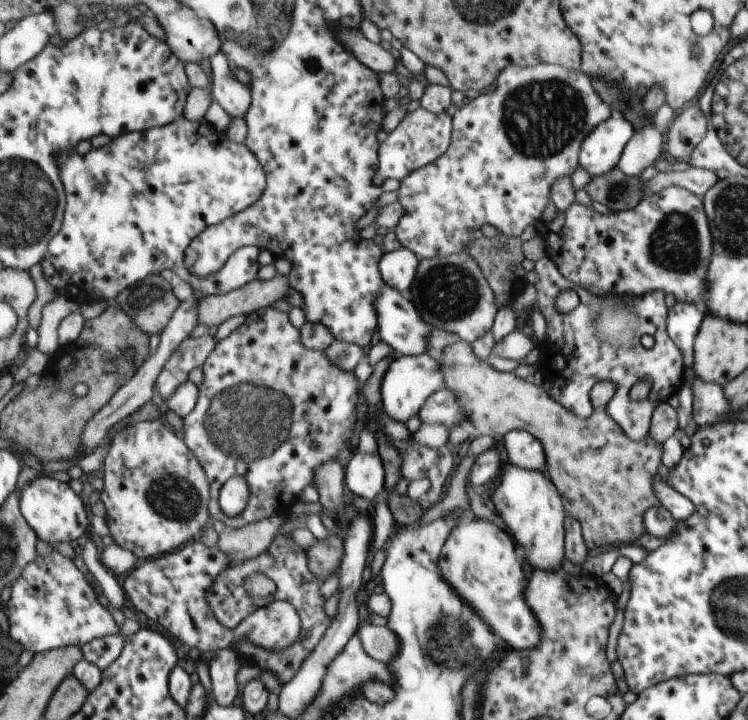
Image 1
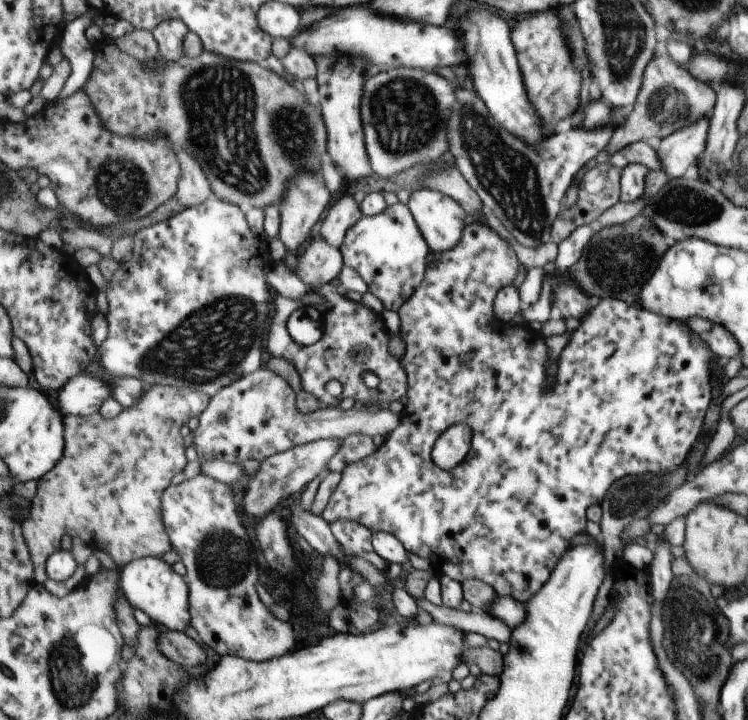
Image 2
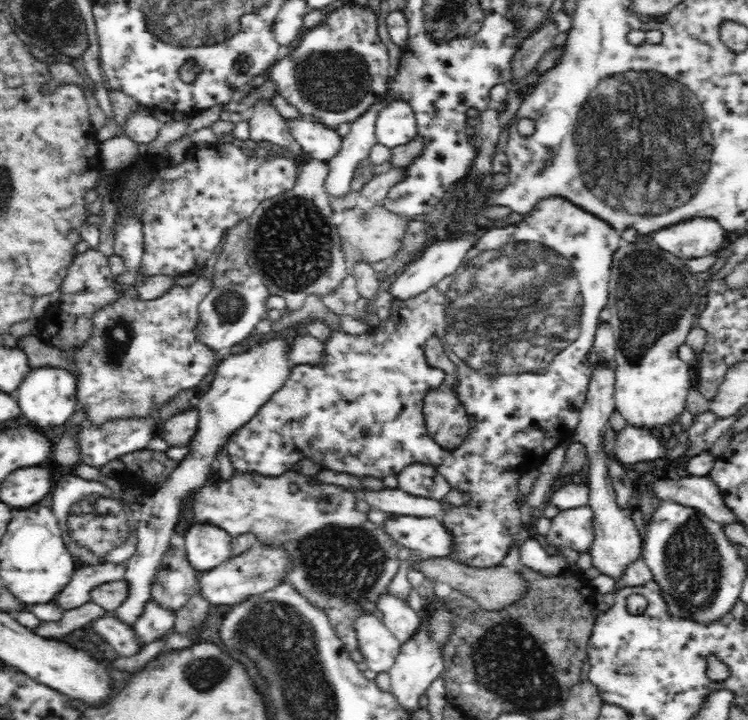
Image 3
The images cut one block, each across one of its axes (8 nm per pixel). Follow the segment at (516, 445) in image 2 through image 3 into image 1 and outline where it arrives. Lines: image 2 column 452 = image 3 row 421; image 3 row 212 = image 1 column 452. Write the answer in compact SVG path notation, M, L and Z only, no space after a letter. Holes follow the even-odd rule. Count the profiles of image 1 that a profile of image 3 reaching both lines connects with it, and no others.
M478 517L458 521L445 542L440 571L452 590L472 609L478 618L514 650L534 648L540 638L536 615L524 602L526 578L516 556L512 538L494 522Z

